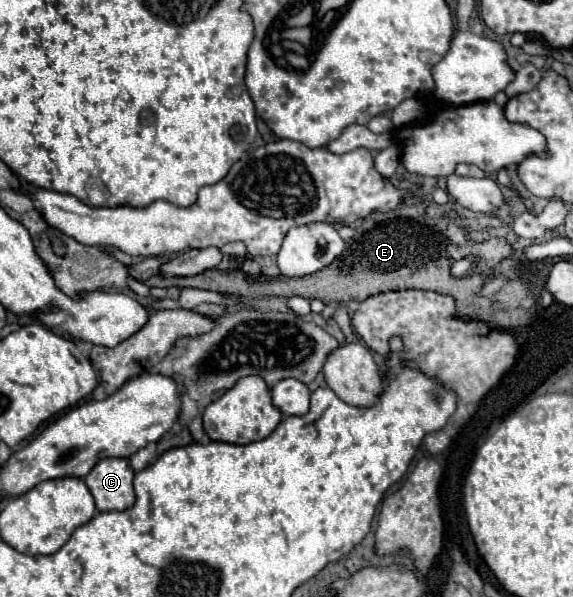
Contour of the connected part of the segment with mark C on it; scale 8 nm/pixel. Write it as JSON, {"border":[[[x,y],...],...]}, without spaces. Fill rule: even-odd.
{"border":[[[108,457],[94,465],[84,477],[90,493],[94,495],[98,511],[124,511],[134,505],[132,489],[134,471],[128,459]]]}

